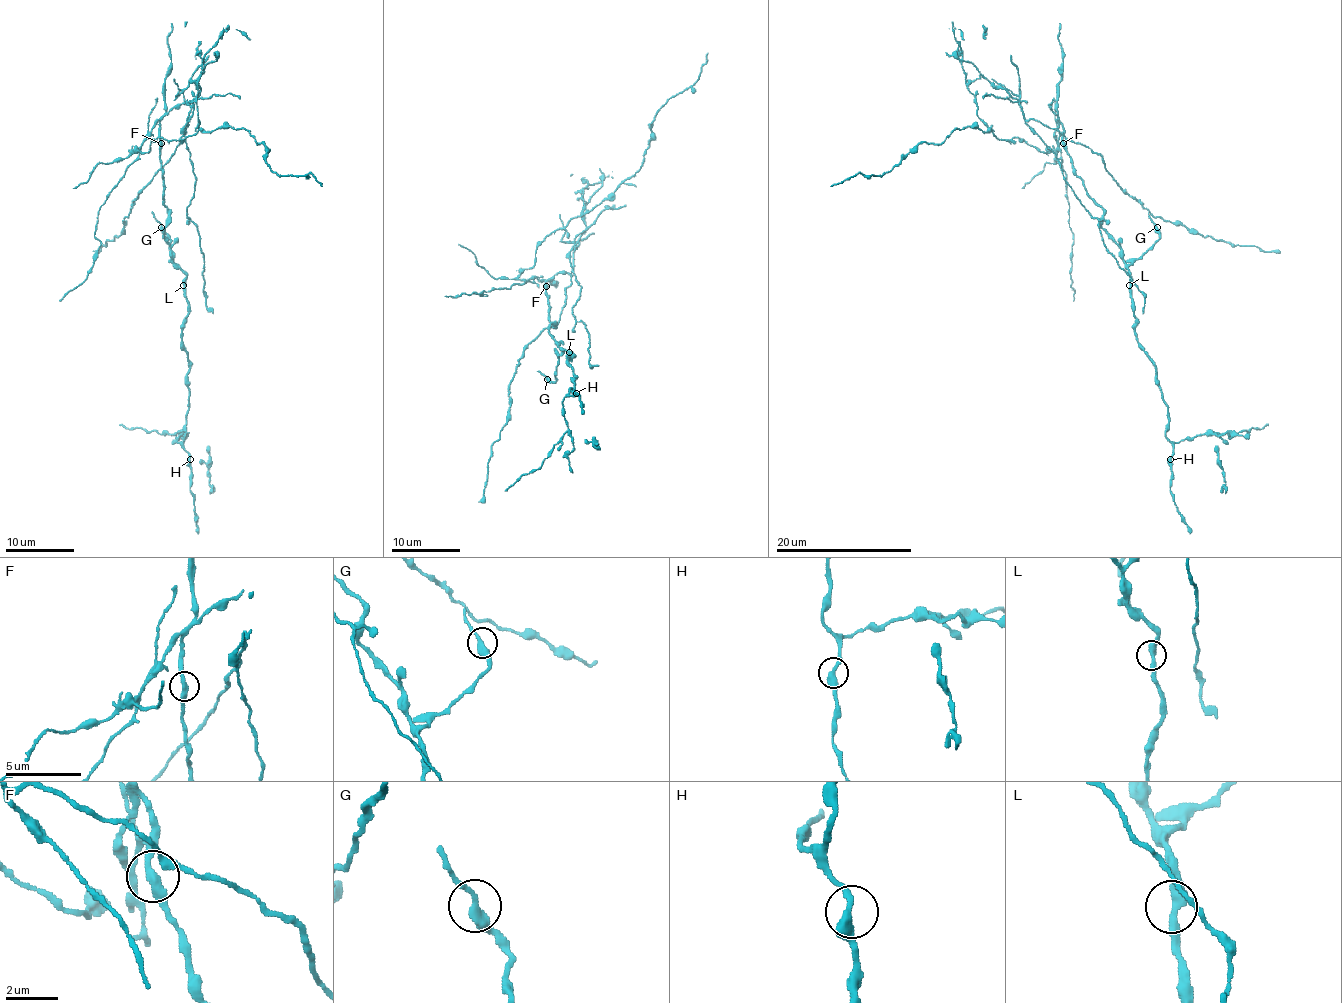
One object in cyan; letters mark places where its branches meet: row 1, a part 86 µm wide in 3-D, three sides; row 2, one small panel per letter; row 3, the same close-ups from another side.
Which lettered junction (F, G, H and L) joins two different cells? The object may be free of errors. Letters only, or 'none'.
F

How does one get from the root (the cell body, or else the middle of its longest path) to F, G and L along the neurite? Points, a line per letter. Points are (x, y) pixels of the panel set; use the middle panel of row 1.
F: (526, 268), (519, 275), (521, 278), (529, 280), (536, 277), (547, 285)
G: (526, 268), (521, 278), (536, 277), (545, 283), (553, 326), (557, 371), (553, 381), (547, 379)
L: (526, 268), (519, 277), (536, 277), (545, 283), (553, 326), (550, 335), (569, 352)

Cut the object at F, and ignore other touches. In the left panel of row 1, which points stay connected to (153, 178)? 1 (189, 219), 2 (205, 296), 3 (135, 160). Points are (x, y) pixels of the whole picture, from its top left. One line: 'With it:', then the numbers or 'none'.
With it: 1, 2, 3

